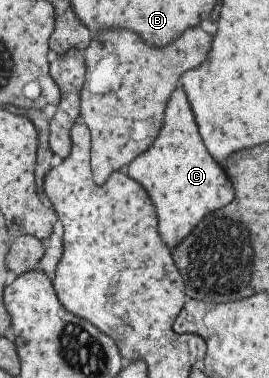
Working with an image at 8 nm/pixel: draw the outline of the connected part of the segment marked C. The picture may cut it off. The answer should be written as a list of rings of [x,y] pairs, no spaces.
[[[176,86],[166,102],[164,122],[156,140],[130,162],[126,174],[148,192],[150,202],[156,208],[158,234],[166,246],[176,246],[208,212],[233,201],[232,184],[224,170],[214,164],[214,158],[206,152],[182,86]]]

